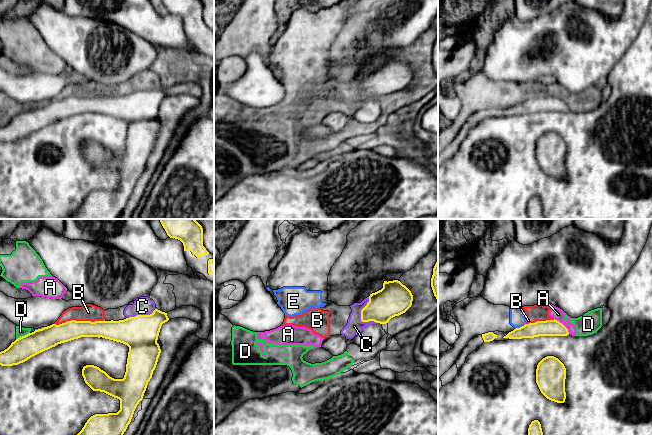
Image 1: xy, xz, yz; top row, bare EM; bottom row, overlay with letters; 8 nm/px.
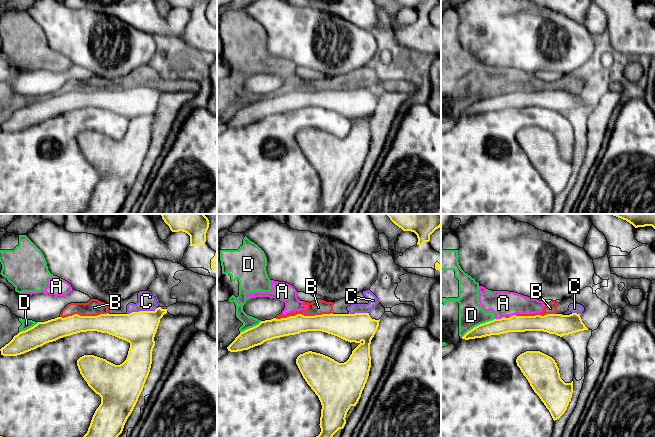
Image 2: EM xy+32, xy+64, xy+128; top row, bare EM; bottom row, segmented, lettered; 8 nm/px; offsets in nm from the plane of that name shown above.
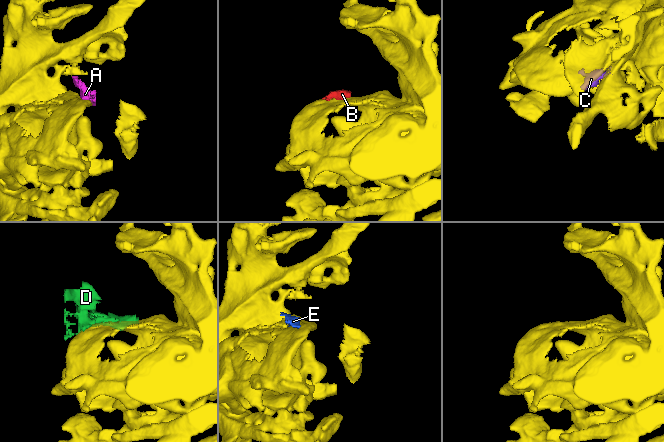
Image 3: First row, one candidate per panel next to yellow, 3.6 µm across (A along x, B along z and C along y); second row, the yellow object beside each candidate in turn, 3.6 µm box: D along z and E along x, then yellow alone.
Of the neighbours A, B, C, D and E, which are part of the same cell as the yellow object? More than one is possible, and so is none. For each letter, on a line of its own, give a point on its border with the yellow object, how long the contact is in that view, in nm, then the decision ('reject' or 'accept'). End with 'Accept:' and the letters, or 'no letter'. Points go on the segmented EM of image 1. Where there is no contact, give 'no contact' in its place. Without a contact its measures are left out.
A: meets yellow in yz at (563, 325); contact 180 nm long; reject
B: meets yellow in xy at (79, 321); contact 400 nm long; reject
C: meets yellow in xz at (361, 310); contact 220 nm long; reject
D: meets yellow in xy at (22, 336); contact 130 nm long; reject
E: meets yellow in yz at (520, 327); contact 100 nm long; reject
Accept: no letter

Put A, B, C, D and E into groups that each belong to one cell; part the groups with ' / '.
A B C D E

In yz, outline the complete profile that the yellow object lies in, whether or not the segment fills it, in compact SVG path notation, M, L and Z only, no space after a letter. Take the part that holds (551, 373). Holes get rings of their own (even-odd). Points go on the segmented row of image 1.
M547 356L538 363L536 383L547 399L557 403L565 402L565 379L566 368L558 358Z

